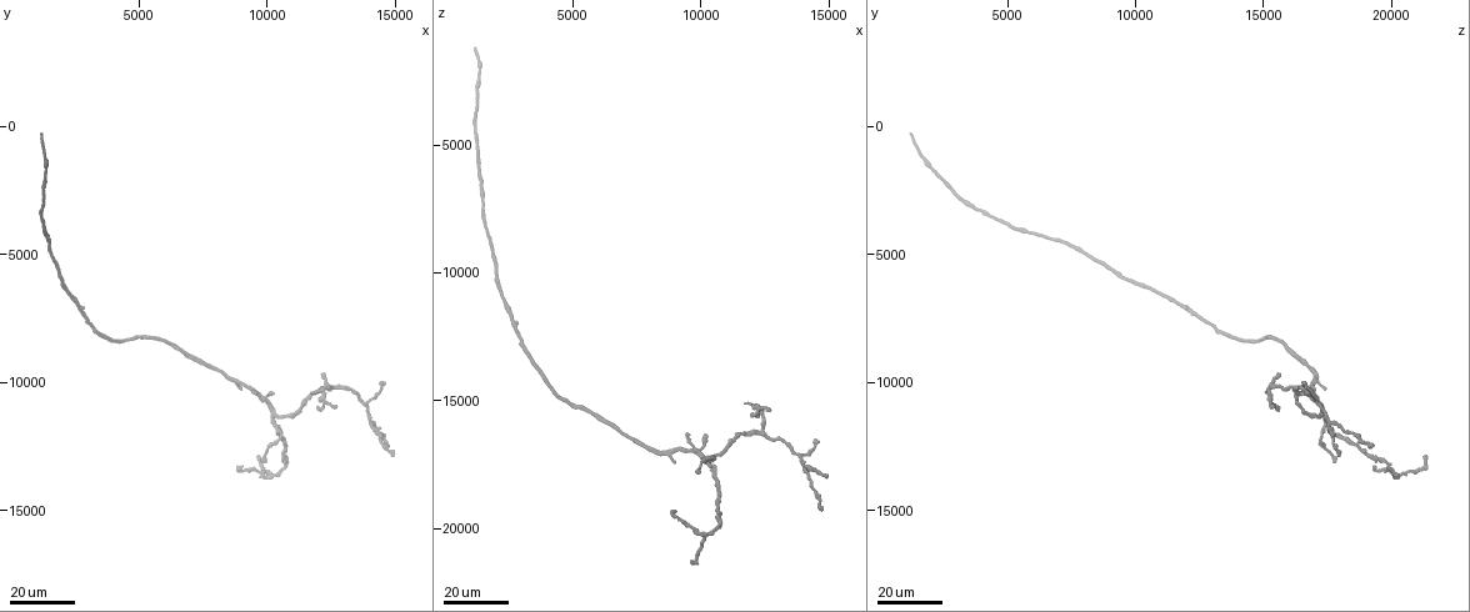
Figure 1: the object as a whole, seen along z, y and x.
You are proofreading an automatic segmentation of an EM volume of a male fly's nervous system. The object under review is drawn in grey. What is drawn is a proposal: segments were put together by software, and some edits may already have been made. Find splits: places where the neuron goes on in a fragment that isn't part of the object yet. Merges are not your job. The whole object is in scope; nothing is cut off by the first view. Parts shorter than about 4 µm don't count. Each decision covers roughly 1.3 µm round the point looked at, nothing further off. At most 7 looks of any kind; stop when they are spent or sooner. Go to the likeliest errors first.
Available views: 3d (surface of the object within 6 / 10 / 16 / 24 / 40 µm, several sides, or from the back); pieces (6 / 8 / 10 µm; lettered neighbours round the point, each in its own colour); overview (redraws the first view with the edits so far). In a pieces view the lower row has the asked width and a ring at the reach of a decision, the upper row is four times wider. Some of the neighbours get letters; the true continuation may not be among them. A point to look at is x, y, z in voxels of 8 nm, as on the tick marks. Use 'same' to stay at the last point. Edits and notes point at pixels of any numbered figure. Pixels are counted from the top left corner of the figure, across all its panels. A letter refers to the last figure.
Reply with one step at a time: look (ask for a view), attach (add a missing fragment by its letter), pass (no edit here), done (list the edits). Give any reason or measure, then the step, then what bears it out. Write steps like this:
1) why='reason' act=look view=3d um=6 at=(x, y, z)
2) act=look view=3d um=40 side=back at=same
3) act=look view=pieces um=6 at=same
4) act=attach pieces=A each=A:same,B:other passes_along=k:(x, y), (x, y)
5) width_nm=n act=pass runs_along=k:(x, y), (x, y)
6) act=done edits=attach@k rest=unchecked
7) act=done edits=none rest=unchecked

why='free end' act=look view=3d um=24 at=(1100, 300, 1200)

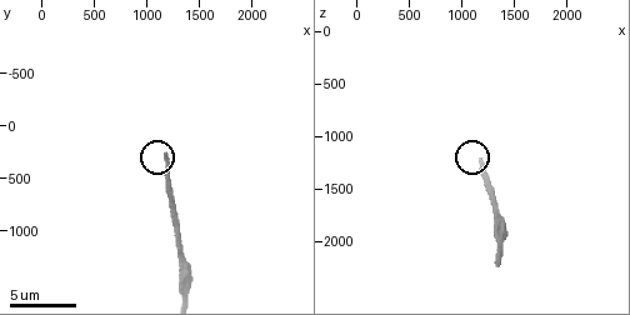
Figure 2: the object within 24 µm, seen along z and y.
act=look view=pieces um=6 at=(1200, 280, 1200)

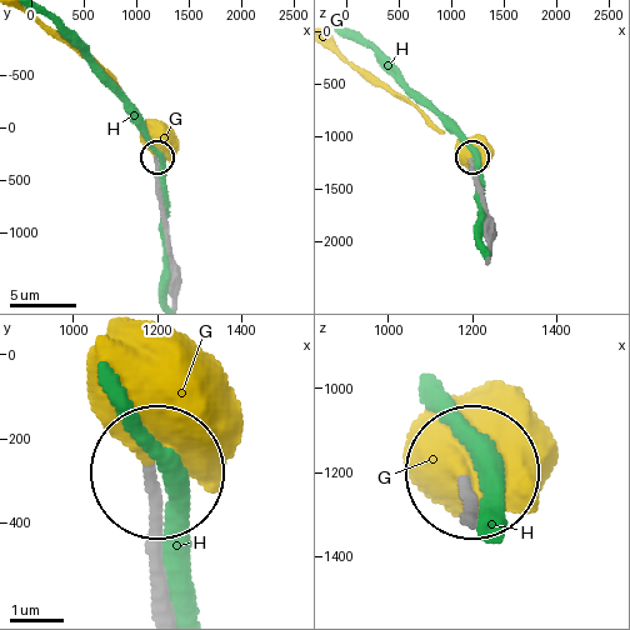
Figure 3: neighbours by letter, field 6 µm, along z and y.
width_nm=200 act=attach pieces=G each=G:same,H:other found='the neuron continues'

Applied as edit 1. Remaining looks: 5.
why='free end' act=look view=3d um=16 at=(10200, 10400, 16300)

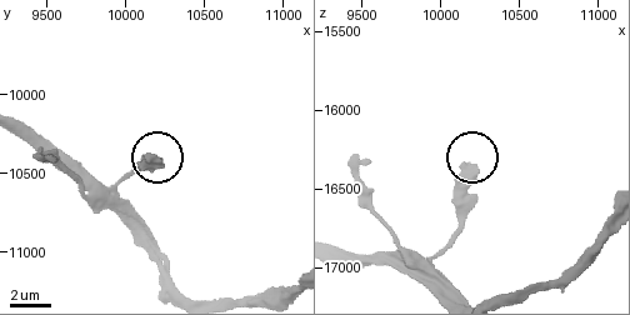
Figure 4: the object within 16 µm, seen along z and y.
act=look view=pieces um=10 at=(10200, 10420, 16360)

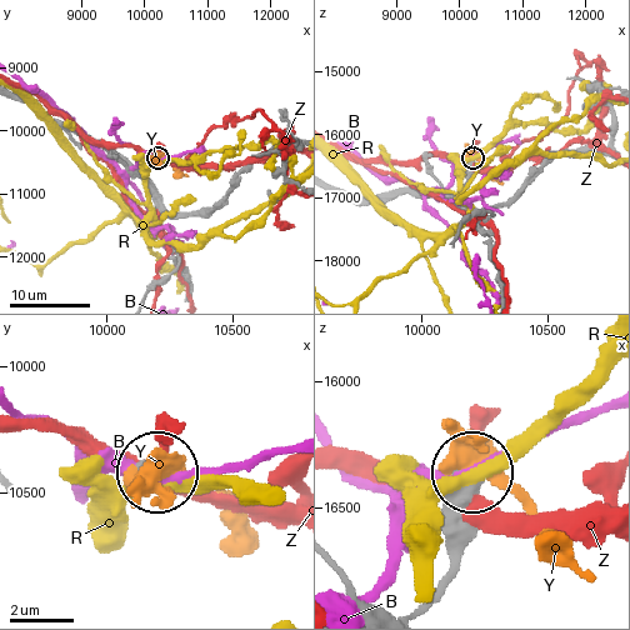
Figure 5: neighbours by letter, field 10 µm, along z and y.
act=pass each=B:other,R:other,Y:other,Z:other found='none of them fits'

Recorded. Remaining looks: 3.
why='free end' act=look view=3d um=24 at=(9000, 10300, 17300)

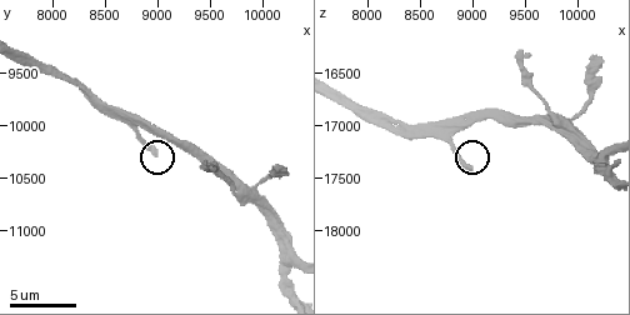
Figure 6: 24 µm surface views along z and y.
act=look view=pieces um=10 at=(8980, 10260, 17400)

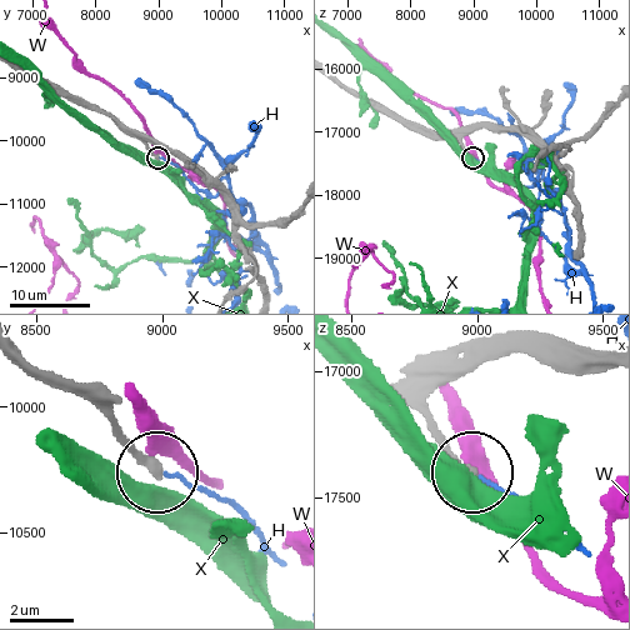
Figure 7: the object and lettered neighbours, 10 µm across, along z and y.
width_nm=310 act=pass each=H:other,W:other,X:other runs_along=7:(86, 396), (156, 466) found='none of them fits'

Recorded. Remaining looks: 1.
act=done edits=attach@3 rest=unchecked

